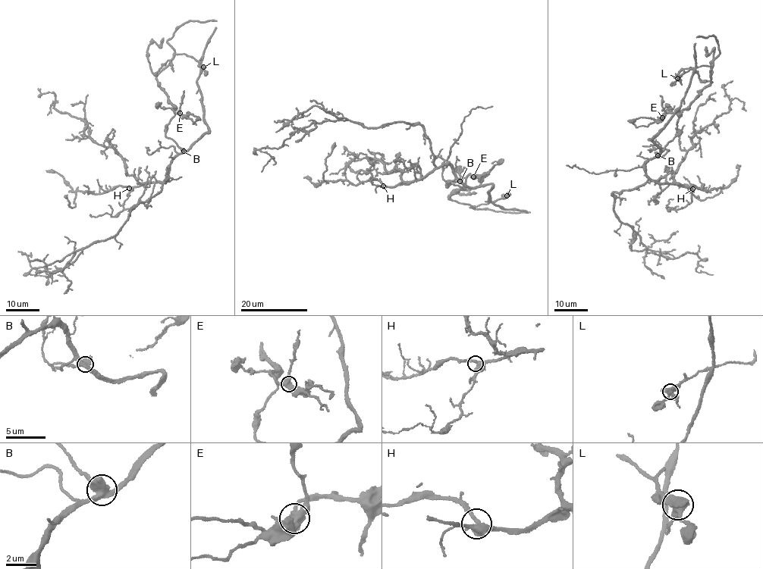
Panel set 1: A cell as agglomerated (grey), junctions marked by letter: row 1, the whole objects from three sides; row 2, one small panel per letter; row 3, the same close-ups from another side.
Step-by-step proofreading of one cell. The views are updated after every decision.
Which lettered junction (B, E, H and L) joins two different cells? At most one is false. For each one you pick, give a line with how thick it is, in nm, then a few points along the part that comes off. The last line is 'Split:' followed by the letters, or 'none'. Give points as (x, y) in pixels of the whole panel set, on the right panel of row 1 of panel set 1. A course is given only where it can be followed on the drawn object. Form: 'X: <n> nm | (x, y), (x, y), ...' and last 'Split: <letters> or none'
Split: none

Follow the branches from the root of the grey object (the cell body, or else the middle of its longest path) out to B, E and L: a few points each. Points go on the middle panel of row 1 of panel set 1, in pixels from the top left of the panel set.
B: (434, 155), (434, 165), (448, 164), (456, 178), (460, 181)
E: (434, 155), (434, 165), (448, 164), (458, 181), (447, 180), (447, 184), (462, 187), (469, 175), (473, 176)
L: (434, 155), (458, 181), (447, 184), (463, 187), (453, 201), (477, 206), (507, 195)

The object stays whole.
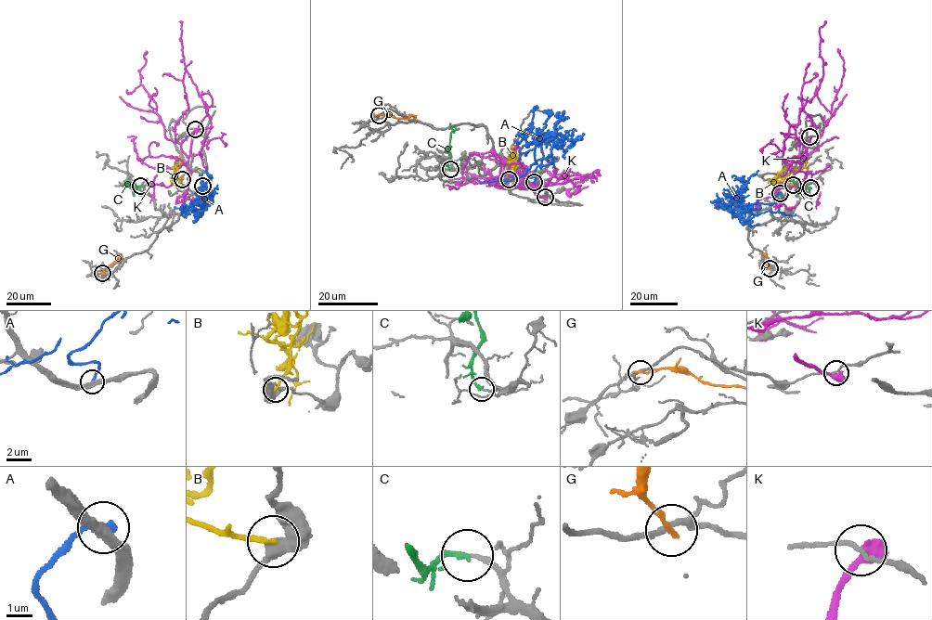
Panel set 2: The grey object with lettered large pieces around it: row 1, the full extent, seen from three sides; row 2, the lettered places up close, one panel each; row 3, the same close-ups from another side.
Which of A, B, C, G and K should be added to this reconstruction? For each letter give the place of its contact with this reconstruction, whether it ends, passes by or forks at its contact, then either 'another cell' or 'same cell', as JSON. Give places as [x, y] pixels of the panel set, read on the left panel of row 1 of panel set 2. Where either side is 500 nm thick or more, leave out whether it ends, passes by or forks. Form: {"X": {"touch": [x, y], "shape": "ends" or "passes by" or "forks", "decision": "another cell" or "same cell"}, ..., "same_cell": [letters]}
{"A": {"touch": [202, 186], "shape": "ends", "decision": "another cell"}, "B": {"touch": [182, 179], "shape": "ends", "decision": "another cell"}, "C": {"touch": [140, 186], "shape": "ends", "decision": "same cell"}, "G": {"touch": [102, 273], "shape": "ends", "decision": "another cell"}, "K": {"touch": [195, 129], "decision": "another cell"}, "same_cell": ["C"]}

